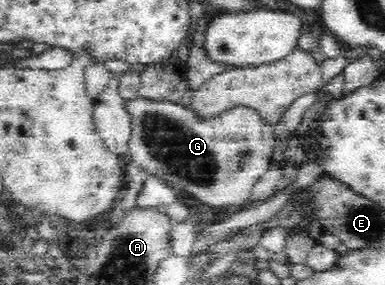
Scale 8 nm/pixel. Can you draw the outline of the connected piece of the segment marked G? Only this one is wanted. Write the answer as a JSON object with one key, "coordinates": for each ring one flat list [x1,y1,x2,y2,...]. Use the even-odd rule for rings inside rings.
{"coordinates":[[130,97,128,100,124,101,124,106,130,114,130,126,132,126,132,133,130,133,130,139,128,139,128,155,130,156,130,161,134,161,137,165,141,166,148,175,155,175,156,177,164,178,173,188,176,188,181,192,181,195,187,193,188,196,193,196,198,199,204,205,210,208,224,208,232,205,240,205,242,201,246,201,248,197,252,194,252,189,254,184,266,173,268,166,272,160,272,150,273,150,273,137,274,137,274,127,267,124,261,117,260,114,251,107,247,105,232,105,224,111,224,113,213,114,212,117,201,117,195,111,190,108,183,108,179,104,172,101,158,101,157,99,152,99,148,97]]}

